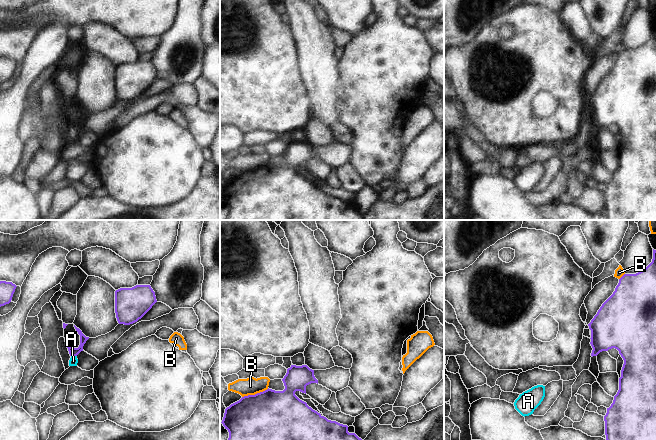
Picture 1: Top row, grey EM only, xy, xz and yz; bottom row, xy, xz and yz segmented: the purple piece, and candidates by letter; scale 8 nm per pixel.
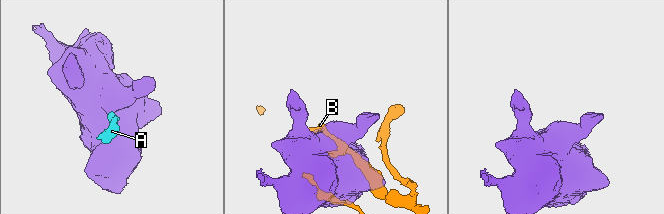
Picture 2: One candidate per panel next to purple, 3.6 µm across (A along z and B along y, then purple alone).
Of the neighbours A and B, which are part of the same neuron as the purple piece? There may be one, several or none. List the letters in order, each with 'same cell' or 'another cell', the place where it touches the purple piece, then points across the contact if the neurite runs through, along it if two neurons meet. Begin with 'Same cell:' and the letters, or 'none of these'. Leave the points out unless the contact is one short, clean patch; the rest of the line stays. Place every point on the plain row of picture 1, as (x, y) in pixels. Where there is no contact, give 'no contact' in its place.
Same cell: A
A: same cell; contact xy (74, 131); way xy (72, 127), (74, 131), (73, 137)
B: another cell; contact xz (255, 170)

